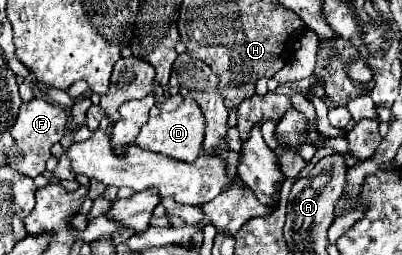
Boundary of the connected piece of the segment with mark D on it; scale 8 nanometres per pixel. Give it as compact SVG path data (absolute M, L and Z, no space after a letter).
M184 100L172 112L160 114L156 118L150 116L138 134L136 146L150 150L150 152L164 154L164 156L172 156L182 162L194 162L202 152L202 140L204 140L204 114L196 102Z

